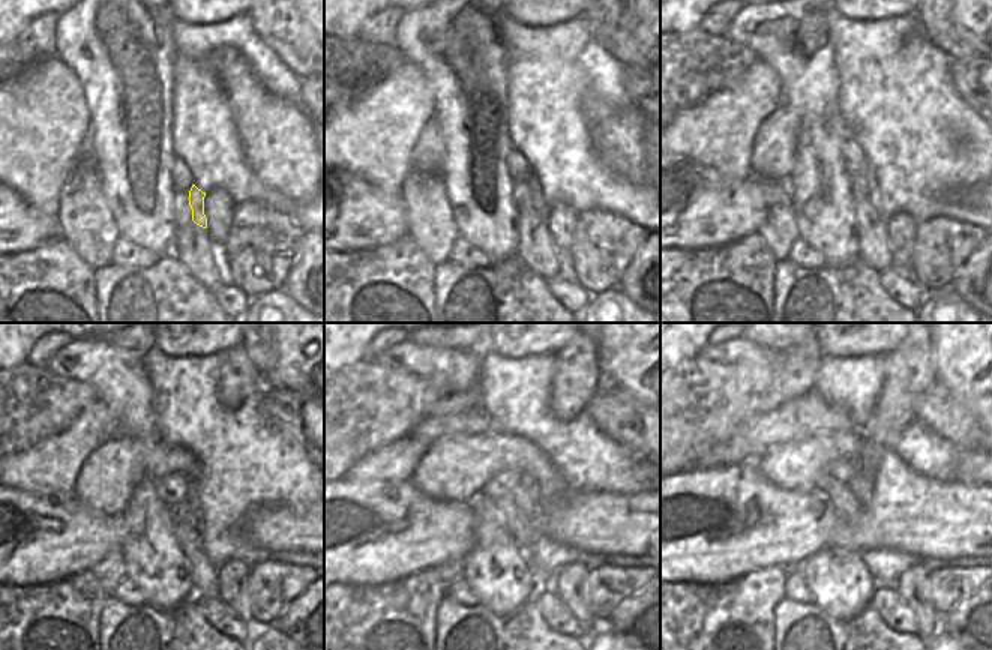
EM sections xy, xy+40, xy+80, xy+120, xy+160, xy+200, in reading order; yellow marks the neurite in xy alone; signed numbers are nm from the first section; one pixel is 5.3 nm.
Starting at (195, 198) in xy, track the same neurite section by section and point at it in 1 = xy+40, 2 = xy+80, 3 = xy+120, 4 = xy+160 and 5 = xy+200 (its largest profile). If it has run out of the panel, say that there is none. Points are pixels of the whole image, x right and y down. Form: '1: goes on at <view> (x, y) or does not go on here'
1: goes on at xy+40 (539, 206)
2: goes on at xy+80 (865, 168)
3: goes on at xy+120 (191, 500)
4: goes on at xy+160 (527, 494)
5: goes on at xy+200 (862, 484)

